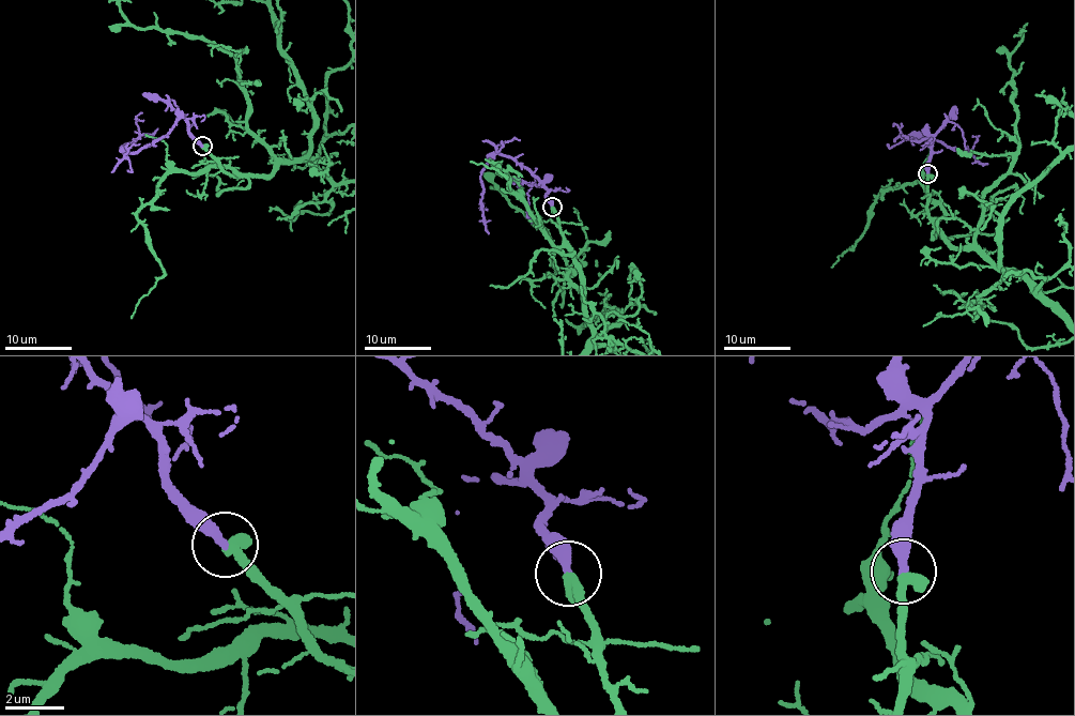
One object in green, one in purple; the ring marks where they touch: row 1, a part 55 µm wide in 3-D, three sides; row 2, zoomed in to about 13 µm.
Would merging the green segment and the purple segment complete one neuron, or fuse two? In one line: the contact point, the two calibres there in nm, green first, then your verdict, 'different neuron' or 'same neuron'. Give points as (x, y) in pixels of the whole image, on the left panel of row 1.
(202, 146) | 460/360 nm | same neuron

